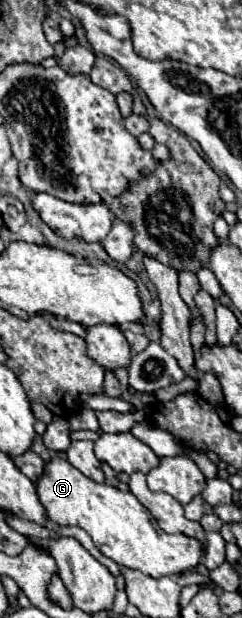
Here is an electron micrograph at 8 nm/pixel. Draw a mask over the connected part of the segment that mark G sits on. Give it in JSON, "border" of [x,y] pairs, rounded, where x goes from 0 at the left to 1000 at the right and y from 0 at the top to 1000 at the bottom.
{"border":[[[244,738],[186,748],[178,770],[145,777],[145,790],[202,845],[343,854],[376,867],[401,890],[492,916],[558,919],[657,935],[798,922],[839,903],[839,883],[822,874],[756,864],[682,864],[649,851],[624,828],[566,812],[541,796],[500,796],[434,780],[368,777]]]}

